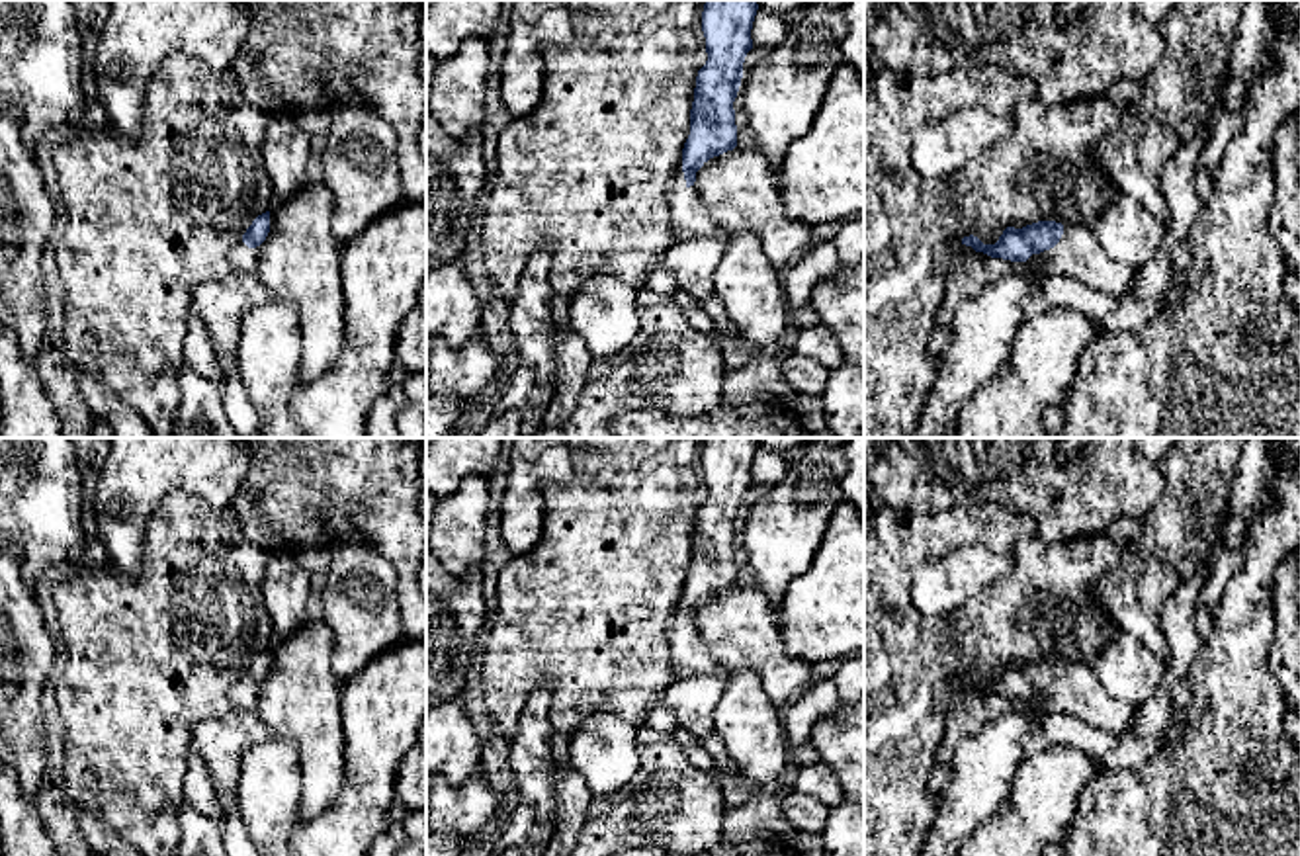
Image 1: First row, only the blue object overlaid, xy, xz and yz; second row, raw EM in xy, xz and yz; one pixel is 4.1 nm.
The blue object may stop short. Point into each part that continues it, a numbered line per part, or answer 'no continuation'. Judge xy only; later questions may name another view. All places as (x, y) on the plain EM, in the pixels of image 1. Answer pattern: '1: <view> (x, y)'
1: xy (243, 696)

